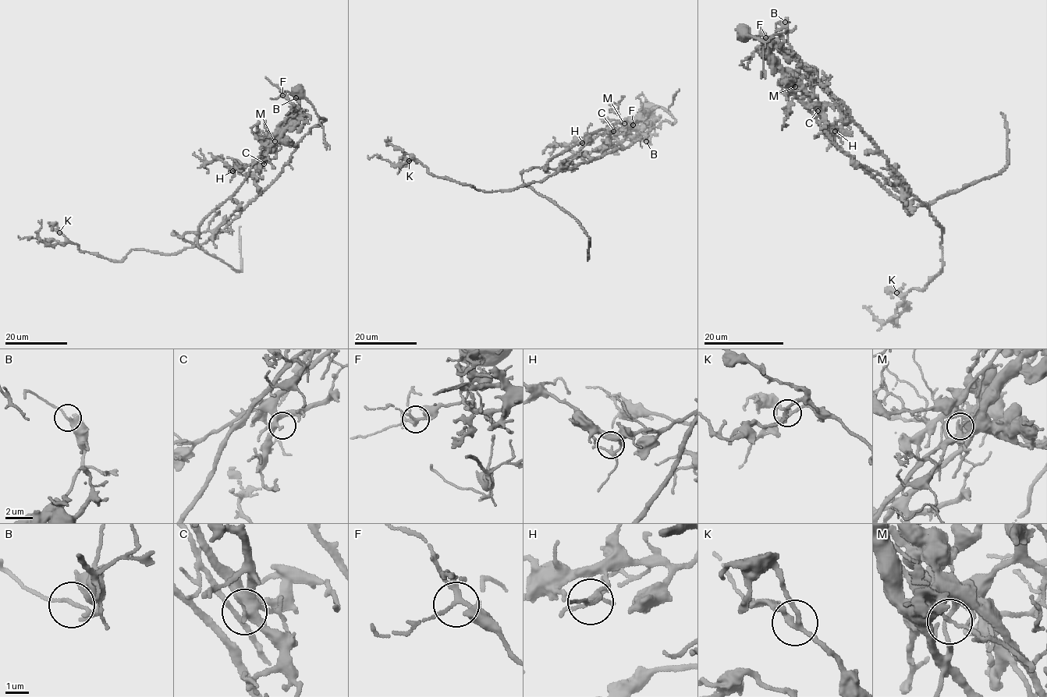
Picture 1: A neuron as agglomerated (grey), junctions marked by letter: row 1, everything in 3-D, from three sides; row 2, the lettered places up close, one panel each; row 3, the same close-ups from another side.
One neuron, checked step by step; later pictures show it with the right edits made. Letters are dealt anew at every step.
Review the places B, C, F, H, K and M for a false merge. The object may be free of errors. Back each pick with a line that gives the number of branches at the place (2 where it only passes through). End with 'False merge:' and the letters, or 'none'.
M: Branches: 3
False merge: M

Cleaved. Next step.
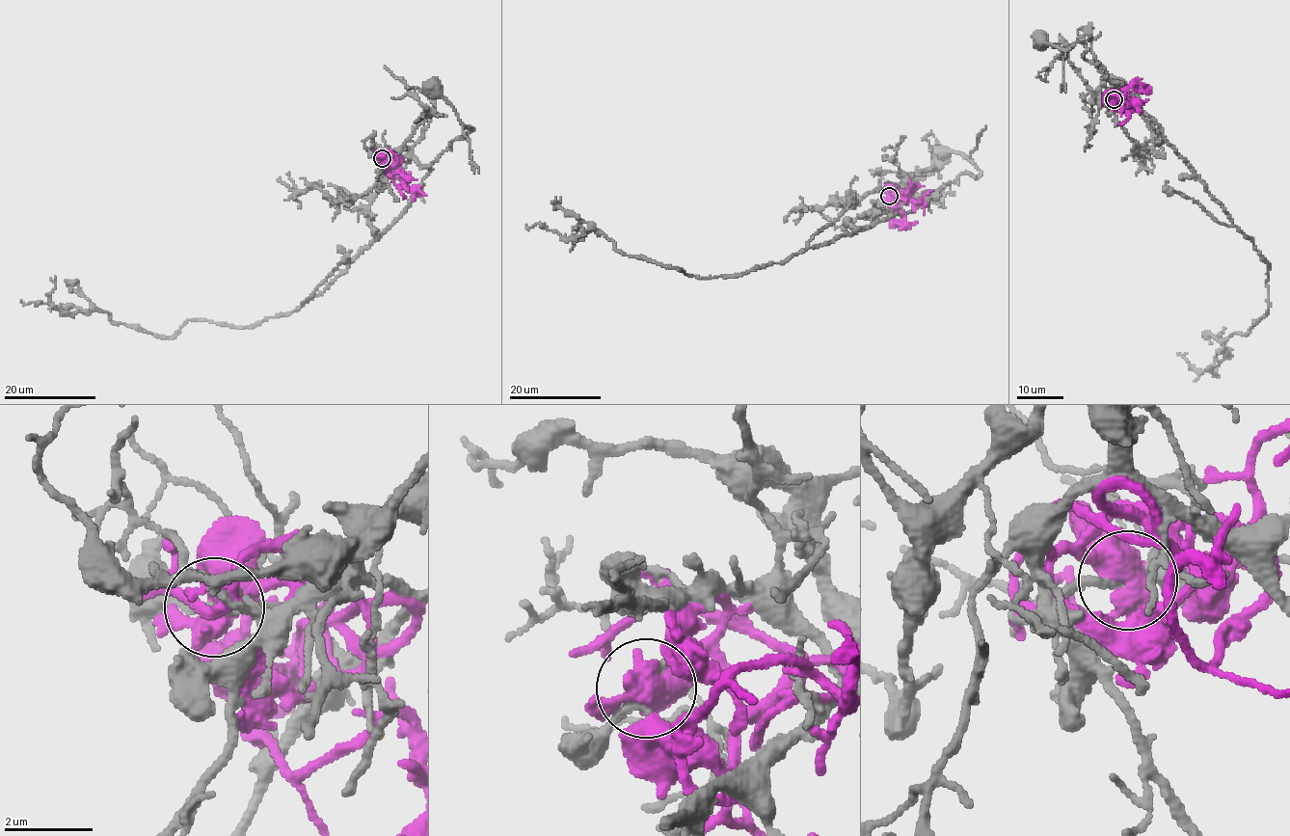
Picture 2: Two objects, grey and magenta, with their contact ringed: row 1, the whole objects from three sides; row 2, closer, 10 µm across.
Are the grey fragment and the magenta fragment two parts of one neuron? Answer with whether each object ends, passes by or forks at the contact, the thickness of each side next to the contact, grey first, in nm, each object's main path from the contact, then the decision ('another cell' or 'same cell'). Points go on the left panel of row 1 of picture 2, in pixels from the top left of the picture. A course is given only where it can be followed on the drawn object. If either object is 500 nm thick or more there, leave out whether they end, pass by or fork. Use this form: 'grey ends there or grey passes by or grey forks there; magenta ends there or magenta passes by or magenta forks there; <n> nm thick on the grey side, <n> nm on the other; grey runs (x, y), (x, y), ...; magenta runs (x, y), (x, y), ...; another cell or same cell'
150 nm thick on the grey side, 650 nm on the other; grey runs (382, 158), (412, 156), (428, 165), (472, 129), (430, 87); magenta runs (382, 158), (392, 156), (386, 172), (398, 187), (405, 185), (424, 196); another cell

